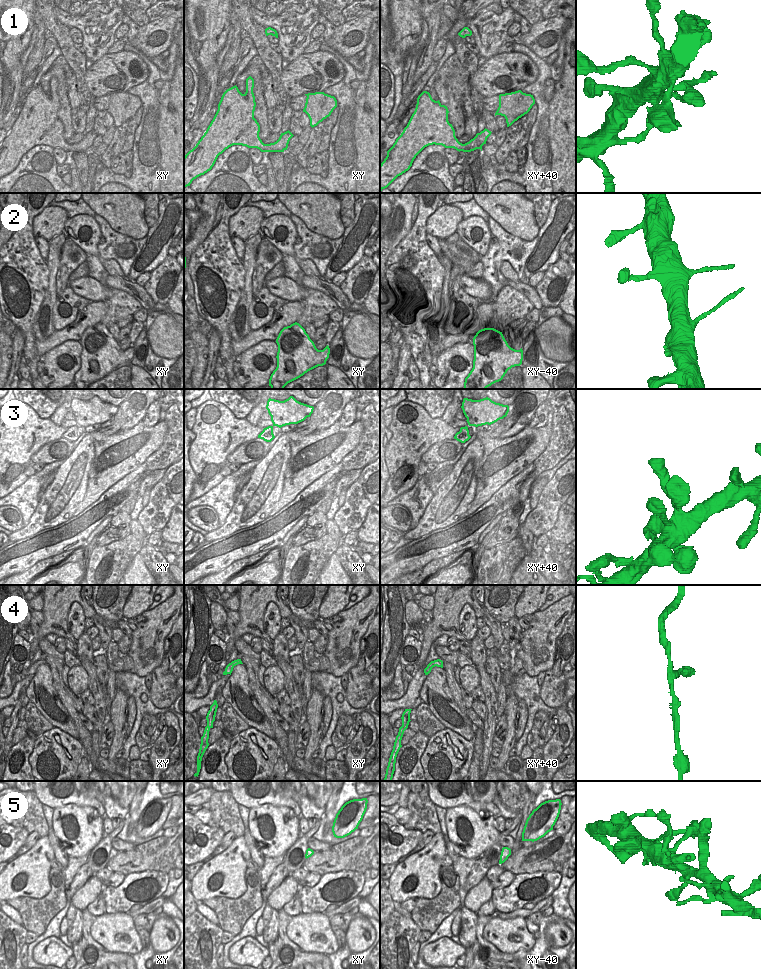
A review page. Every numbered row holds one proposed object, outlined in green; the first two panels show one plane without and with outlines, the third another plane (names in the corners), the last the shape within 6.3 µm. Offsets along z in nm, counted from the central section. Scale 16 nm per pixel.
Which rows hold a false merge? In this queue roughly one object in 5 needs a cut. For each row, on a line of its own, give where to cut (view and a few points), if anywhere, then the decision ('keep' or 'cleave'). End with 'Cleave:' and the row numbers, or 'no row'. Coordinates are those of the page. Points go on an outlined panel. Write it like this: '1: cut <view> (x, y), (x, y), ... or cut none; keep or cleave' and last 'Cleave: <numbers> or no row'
1: cut none; keep
2: cut none; keep
3: cut none; keep
4: cut xy+40 (436, 660), (430, 669); cleave
5: cut none; keep
Cleave: 4

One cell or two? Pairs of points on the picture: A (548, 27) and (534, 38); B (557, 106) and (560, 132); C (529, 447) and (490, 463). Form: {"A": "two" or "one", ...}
{"A": "one", "B": "one", "C": "one"}

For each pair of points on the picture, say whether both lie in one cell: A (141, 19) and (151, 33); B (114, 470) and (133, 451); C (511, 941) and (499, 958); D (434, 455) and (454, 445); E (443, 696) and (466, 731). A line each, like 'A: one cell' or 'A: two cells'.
A: two cells
B: one cell
C: two cells
D: one cell
E: one cell

